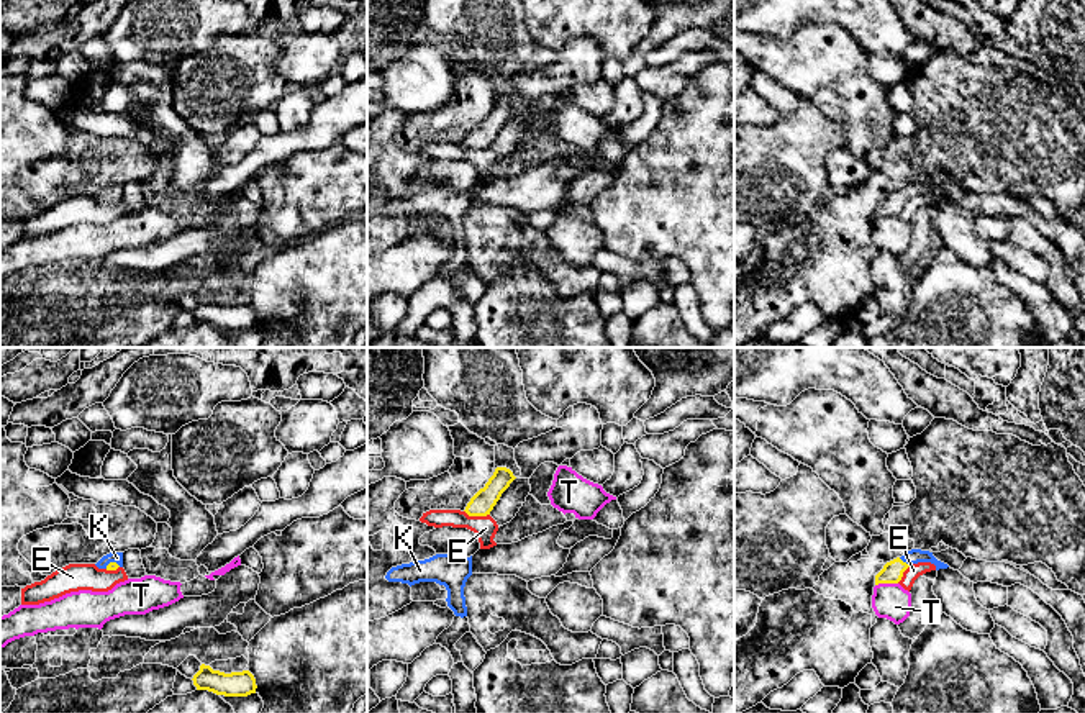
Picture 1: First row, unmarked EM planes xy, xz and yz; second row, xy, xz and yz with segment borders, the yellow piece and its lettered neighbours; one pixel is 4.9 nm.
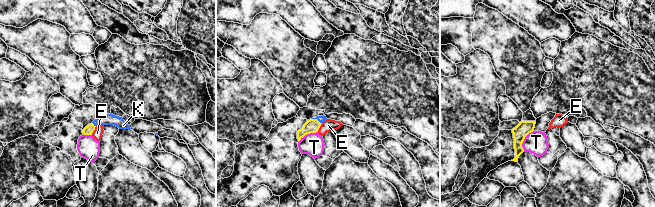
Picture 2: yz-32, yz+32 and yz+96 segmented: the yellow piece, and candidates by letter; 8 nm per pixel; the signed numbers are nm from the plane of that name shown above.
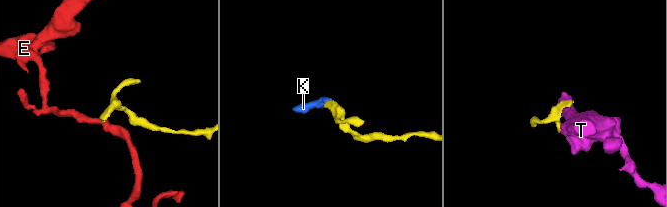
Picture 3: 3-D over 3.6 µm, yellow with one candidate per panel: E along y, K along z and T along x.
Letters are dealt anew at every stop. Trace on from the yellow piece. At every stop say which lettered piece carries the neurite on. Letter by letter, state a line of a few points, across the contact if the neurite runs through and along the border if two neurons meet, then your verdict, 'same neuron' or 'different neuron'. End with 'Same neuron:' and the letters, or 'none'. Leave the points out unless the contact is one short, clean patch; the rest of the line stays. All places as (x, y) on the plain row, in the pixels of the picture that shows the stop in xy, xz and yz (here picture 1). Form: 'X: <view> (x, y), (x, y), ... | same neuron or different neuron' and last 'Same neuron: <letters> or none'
E: xz (464, 143), (469, 148), (489, 148) | different neuron
K: yz (892, 205), (905, 195), (913, 189) | same neuron
T: yz (897, 215), (879, 215), (876, 218) | different neuron
Same neuron: K

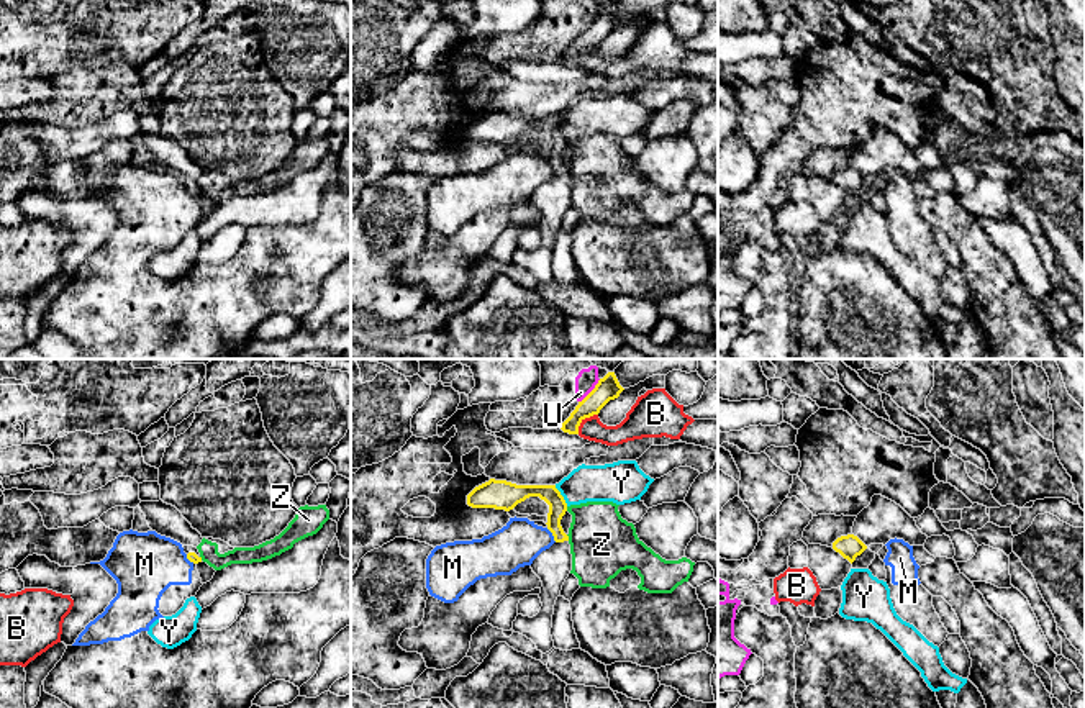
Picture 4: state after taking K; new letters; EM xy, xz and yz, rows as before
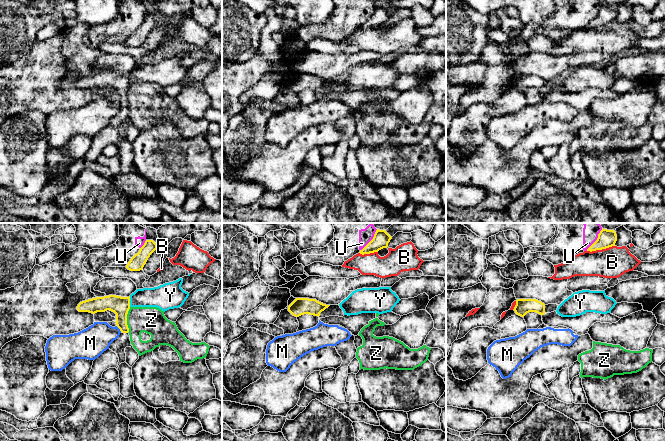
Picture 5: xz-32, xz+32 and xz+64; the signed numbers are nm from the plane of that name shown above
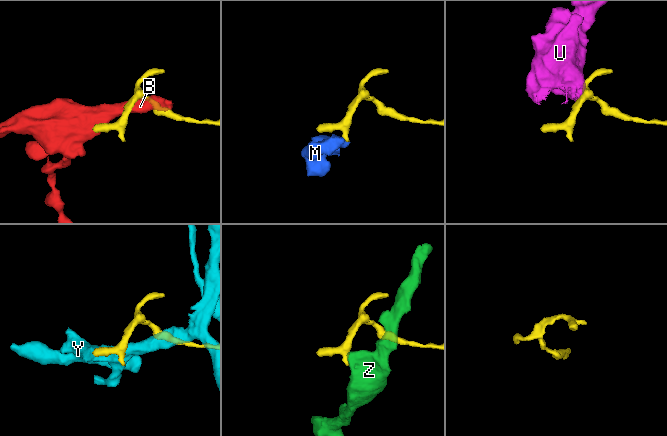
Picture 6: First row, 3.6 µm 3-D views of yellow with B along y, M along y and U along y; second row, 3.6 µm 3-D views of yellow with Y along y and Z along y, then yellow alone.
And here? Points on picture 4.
B: xz (597, 46), (585, 51), (577, 66) | different neuron
M: xz (546, 161), (556, 174) | different neuron
U: xz (600, 12), (579, 35) | different neuron
Y: xz (554, 118), (567, 138) | different neuron
Z: xz (566, 167), (569, 172) | different neuron
Same neuron: none

